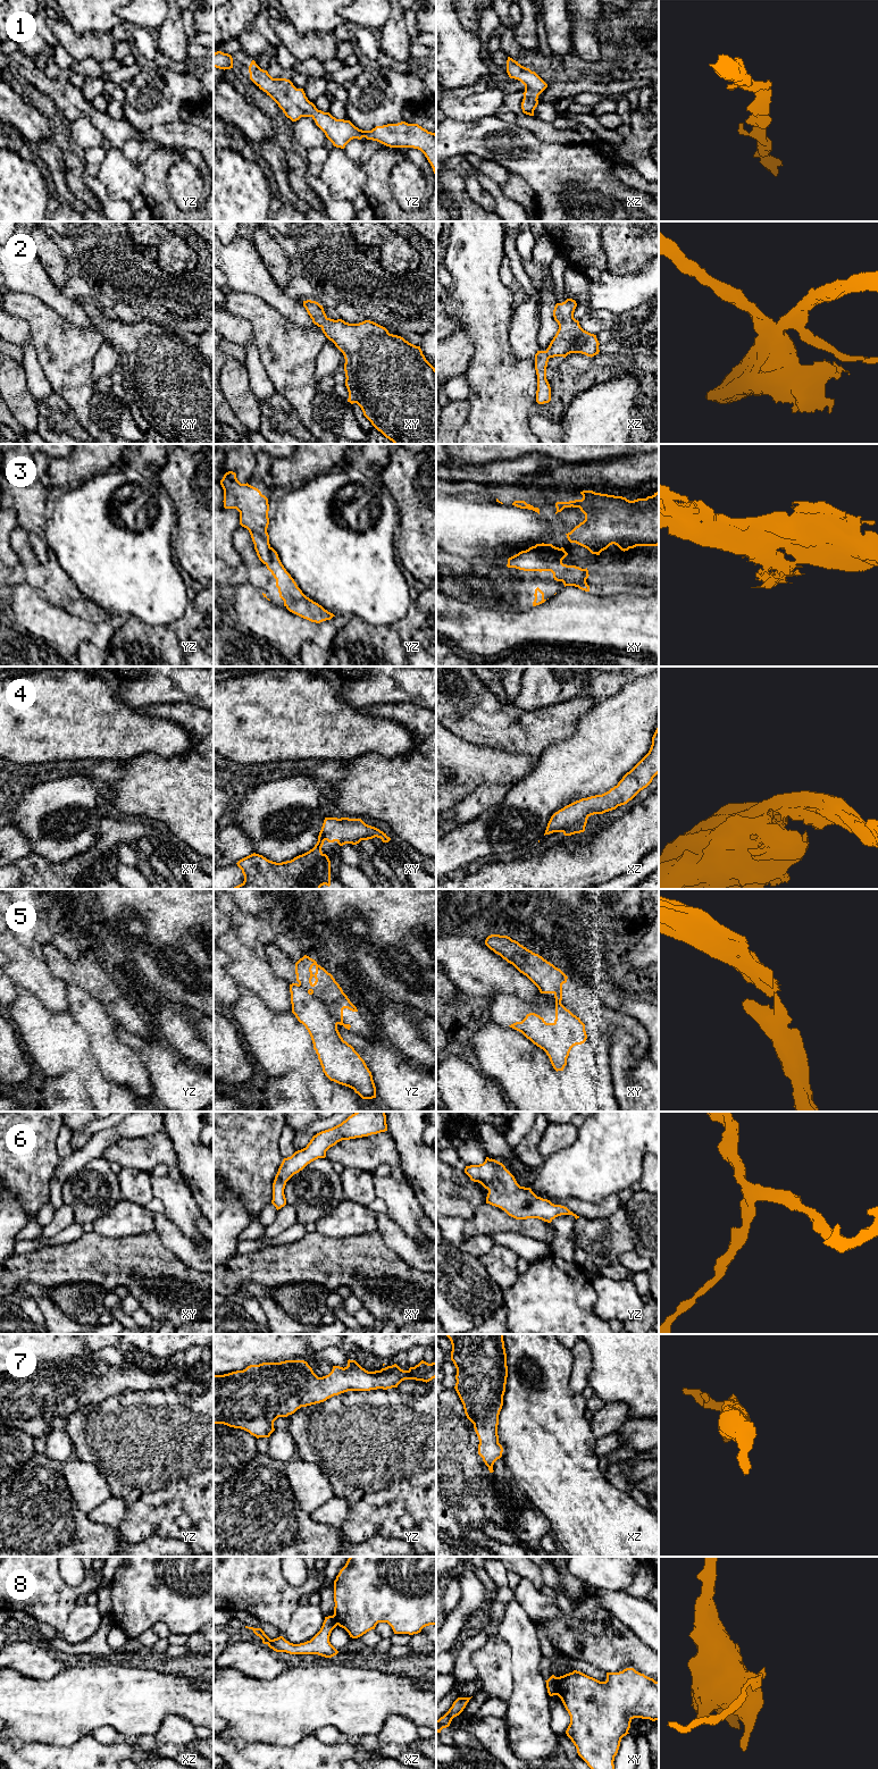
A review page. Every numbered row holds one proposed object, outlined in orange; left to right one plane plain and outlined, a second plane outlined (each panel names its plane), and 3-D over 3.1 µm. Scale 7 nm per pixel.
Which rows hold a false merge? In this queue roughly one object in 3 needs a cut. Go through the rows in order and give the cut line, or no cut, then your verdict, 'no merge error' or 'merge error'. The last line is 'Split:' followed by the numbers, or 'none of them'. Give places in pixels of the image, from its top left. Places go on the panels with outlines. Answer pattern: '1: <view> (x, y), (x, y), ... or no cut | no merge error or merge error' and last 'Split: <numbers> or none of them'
1: no cut | no merge error
2: no cut | no merge error
3: xy (560, 548), (528, 550) | merge error
4: no cut | no merge error
5: yz (311, 991), (337, 1023) | merge error
6: no cut | no merge error
7: no cut | no merge error
8: xy (557, 1677), (558, 1694) | merge error
Split: 3, 5, 8

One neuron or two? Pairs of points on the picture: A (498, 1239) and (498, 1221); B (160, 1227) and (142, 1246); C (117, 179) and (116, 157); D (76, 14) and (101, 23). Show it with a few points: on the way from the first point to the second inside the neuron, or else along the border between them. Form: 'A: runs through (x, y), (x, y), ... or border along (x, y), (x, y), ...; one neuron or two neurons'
A: border along (524, 1234), (507, 1232), (494, 1233), (491, 1237); two neurons
B: border along (155, 1229), (161, 1243), (173, 1252); two neurons
C: runs through (117, 174), (116, 162); one neuron
D: runs through (82, 14), (92, 14), (95, 17); one neuron

